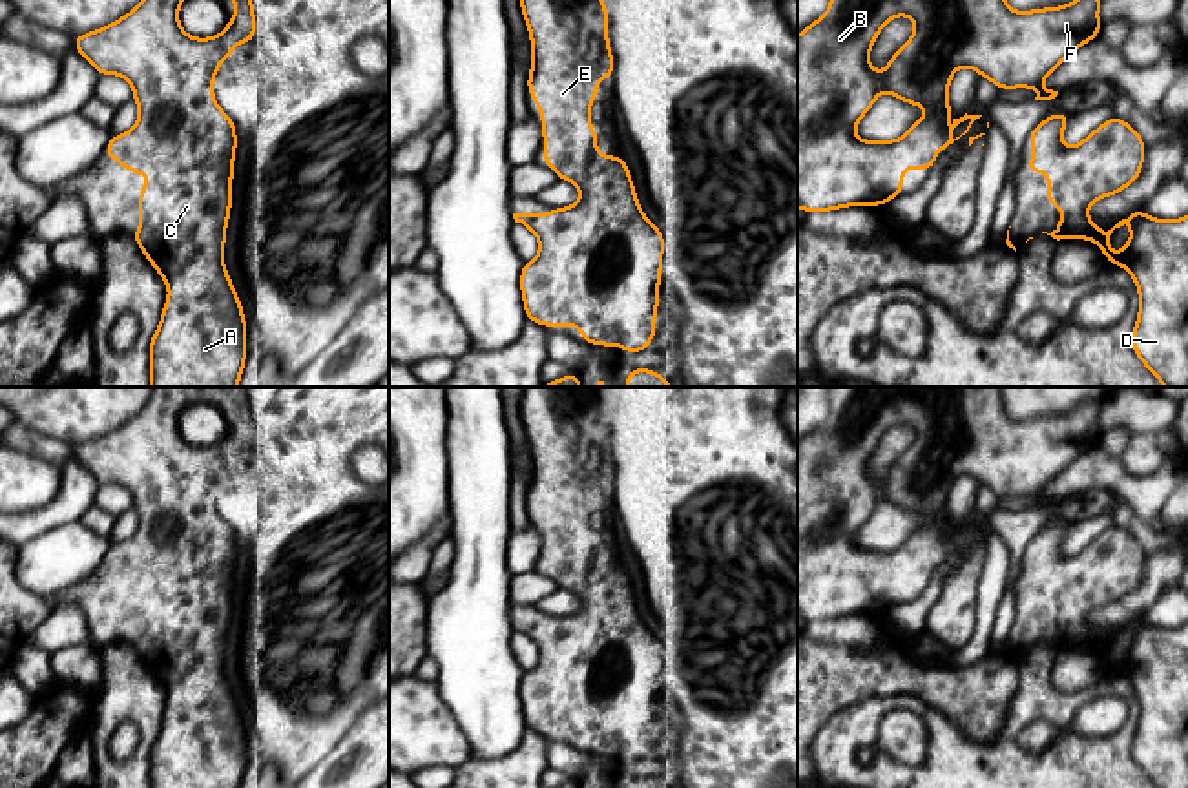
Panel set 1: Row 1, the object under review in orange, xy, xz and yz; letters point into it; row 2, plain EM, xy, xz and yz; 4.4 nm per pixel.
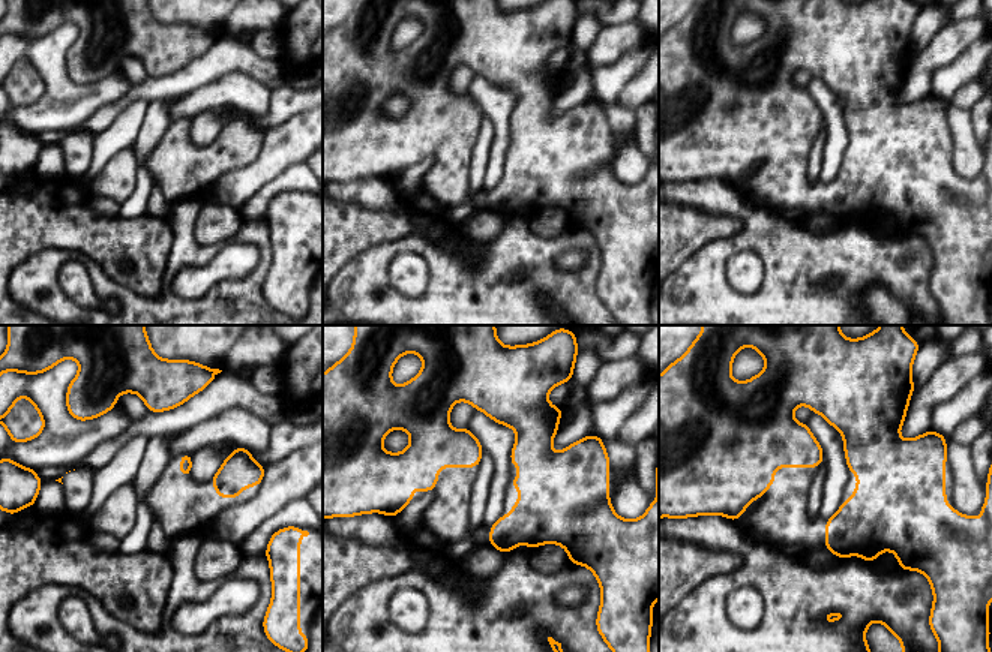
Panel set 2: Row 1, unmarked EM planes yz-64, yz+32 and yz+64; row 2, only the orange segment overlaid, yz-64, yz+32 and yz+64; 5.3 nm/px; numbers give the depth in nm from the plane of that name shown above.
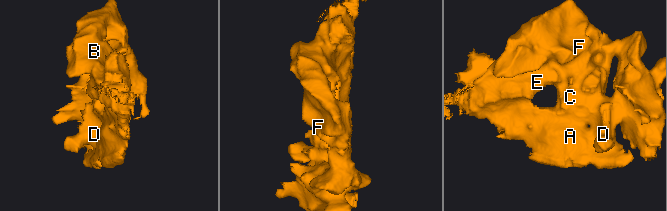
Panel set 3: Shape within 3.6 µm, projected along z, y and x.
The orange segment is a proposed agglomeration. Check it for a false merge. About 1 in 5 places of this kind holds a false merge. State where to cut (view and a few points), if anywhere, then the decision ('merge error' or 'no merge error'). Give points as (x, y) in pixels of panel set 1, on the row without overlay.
cut none; no merge error

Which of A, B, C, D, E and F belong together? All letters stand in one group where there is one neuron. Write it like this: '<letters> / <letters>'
A B C D E F

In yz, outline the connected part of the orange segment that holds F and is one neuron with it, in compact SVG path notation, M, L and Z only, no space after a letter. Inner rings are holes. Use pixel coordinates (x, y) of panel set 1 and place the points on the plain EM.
M830 387L830 416L797 445L797 617L803 620L830 620L856 613L880 617L903 598L903 578L931 578L936 560L947 558L965 544L982 524L953 527L949 538L943 529L954 520L947 513L949 491L958 476L971 476L989 487L998 498L1033 496L1035 509L1051 509L1058 503L1042 498L1044 487L1053 482L1075 458L1100 443L1100 401L1089 399L1062 416L1013 420L1004 407L1000 387ZM894 425L909 425L916 438L912 445L891 465L887 476L876 482L869 461L881 436ZM881 500L923 514L927 524L916 529L896 549L861 549L854 536L872 516Z

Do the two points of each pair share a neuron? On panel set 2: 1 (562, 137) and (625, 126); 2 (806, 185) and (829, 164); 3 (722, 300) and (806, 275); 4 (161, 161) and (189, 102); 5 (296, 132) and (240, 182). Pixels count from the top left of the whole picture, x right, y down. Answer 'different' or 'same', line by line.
1: different
2: different
3: same
4: different
5: same

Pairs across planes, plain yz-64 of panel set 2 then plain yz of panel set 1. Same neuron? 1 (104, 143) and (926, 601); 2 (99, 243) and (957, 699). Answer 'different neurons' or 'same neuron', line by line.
1: same neuron
2: same neuron

